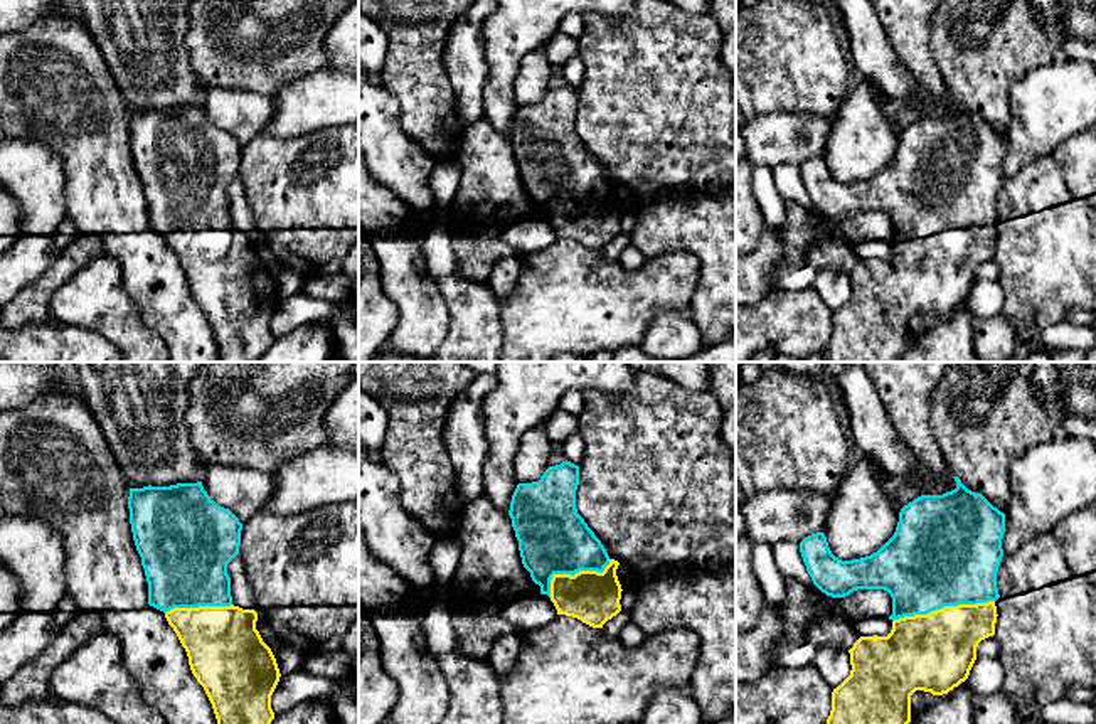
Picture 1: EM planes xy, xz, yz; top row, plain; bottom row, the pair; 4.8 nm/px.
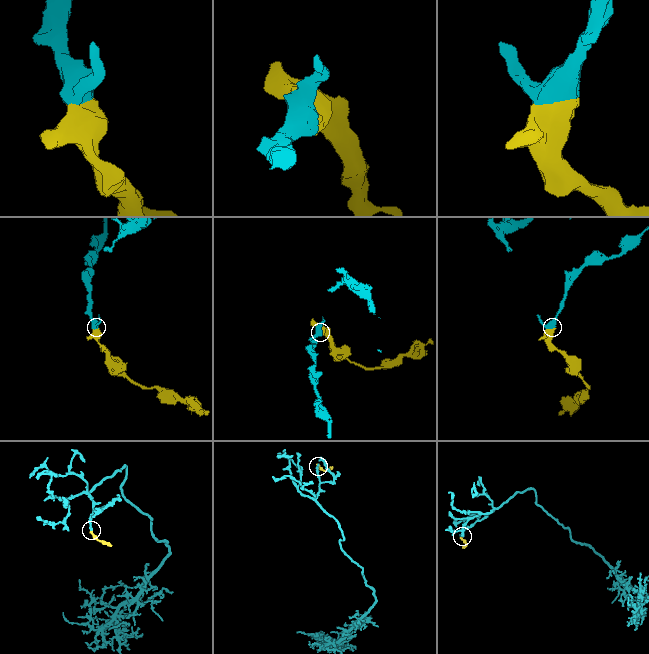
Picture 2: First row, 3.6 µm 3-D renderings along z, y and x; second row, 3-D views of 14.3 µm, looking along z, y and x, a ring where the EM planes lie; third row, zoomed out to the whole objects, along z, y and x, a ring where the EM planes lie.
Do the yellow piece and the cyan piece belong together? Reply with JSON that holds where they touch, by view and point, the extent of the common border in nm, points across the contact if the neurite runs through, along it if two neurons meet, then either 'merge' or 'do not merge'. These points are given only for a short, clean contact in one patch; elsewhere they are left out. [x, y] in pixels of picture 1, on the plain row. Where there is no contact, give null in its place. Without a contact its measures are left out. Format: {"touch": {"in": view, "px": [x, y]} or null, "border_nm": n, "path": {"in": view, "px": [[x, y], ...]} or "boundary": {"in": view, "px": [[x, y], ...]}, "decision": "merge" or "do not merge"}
{"touch": {"in": "yz", "px": [945, 229]}, "border_nm": 500, "decision": "merge"}

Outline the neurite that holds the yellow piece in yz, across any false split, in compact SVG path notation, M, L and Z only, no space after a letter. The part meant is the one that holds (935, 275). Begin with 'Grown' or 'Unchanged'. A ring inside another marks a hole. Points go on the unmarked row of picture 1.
Grown. M958 99L953 101L956 104L955 113L943 118L921 118L904 128L899 135L899 145L894 158L877 175L870 178L842 184L832 177L823 155L811 157L800 165L800 175L806 194L813 207L827 219L845 221L857 212L884 212L892 221L892 237L889 239L889 242L892 244L891 256L887 259L860 259L849 273L852 293L850 298L832 315L832 333L827 347L822 352L823 362L901 362L904 352L911 345L911 318L916 313L931 315L933 318L943 318L958 310L970 298L970 293L976 283L978 266L995 258L995 246L998 239L995 224L1000 221L997 210L997 195L1003 180L1002 162L1005 155L1005 136L993 130L982 116L968 113Z

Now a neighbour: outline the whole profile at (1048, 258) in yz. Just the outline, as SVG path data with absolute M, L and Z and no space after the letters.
M1054 157L1039 158L1005 177L997 195L995 261L1005 290L1002 315L1019 343L1062 323L1074 310L1096 315L1096 210L1086 197L1074 197Z

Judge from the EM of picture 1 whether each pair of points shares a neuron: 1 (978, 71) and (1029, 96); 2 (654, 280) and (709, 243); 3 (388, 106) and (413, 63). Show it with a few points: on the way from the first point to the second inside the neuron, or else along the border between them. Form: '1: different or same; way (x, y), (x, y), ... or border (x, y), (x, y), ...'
1: different; border (1042, 63), (1012, 86), (1007, 127)
2: different; border (654, 256), (691, 251), (697, 261), (692, 295)
3: different; border (383, 83), (399, 105), (399, 127), (406, 133)

